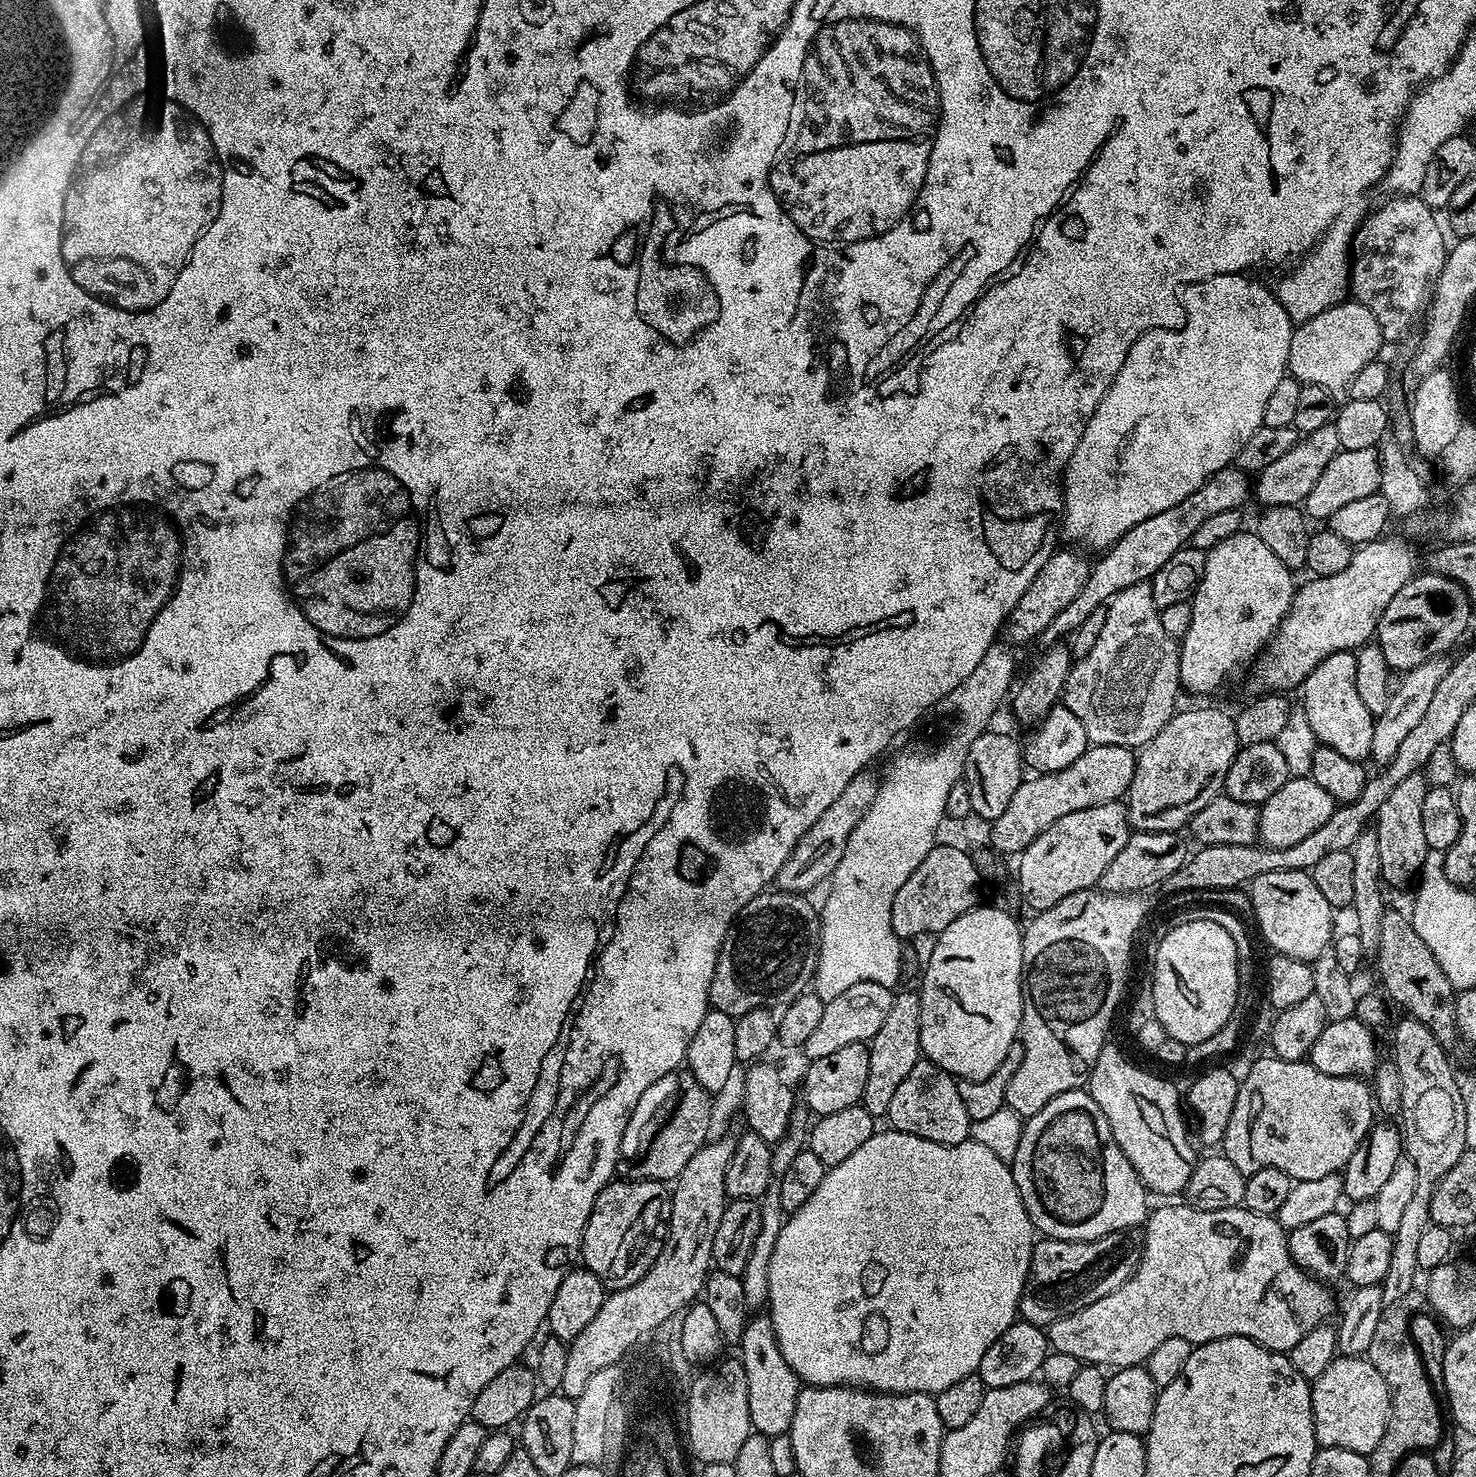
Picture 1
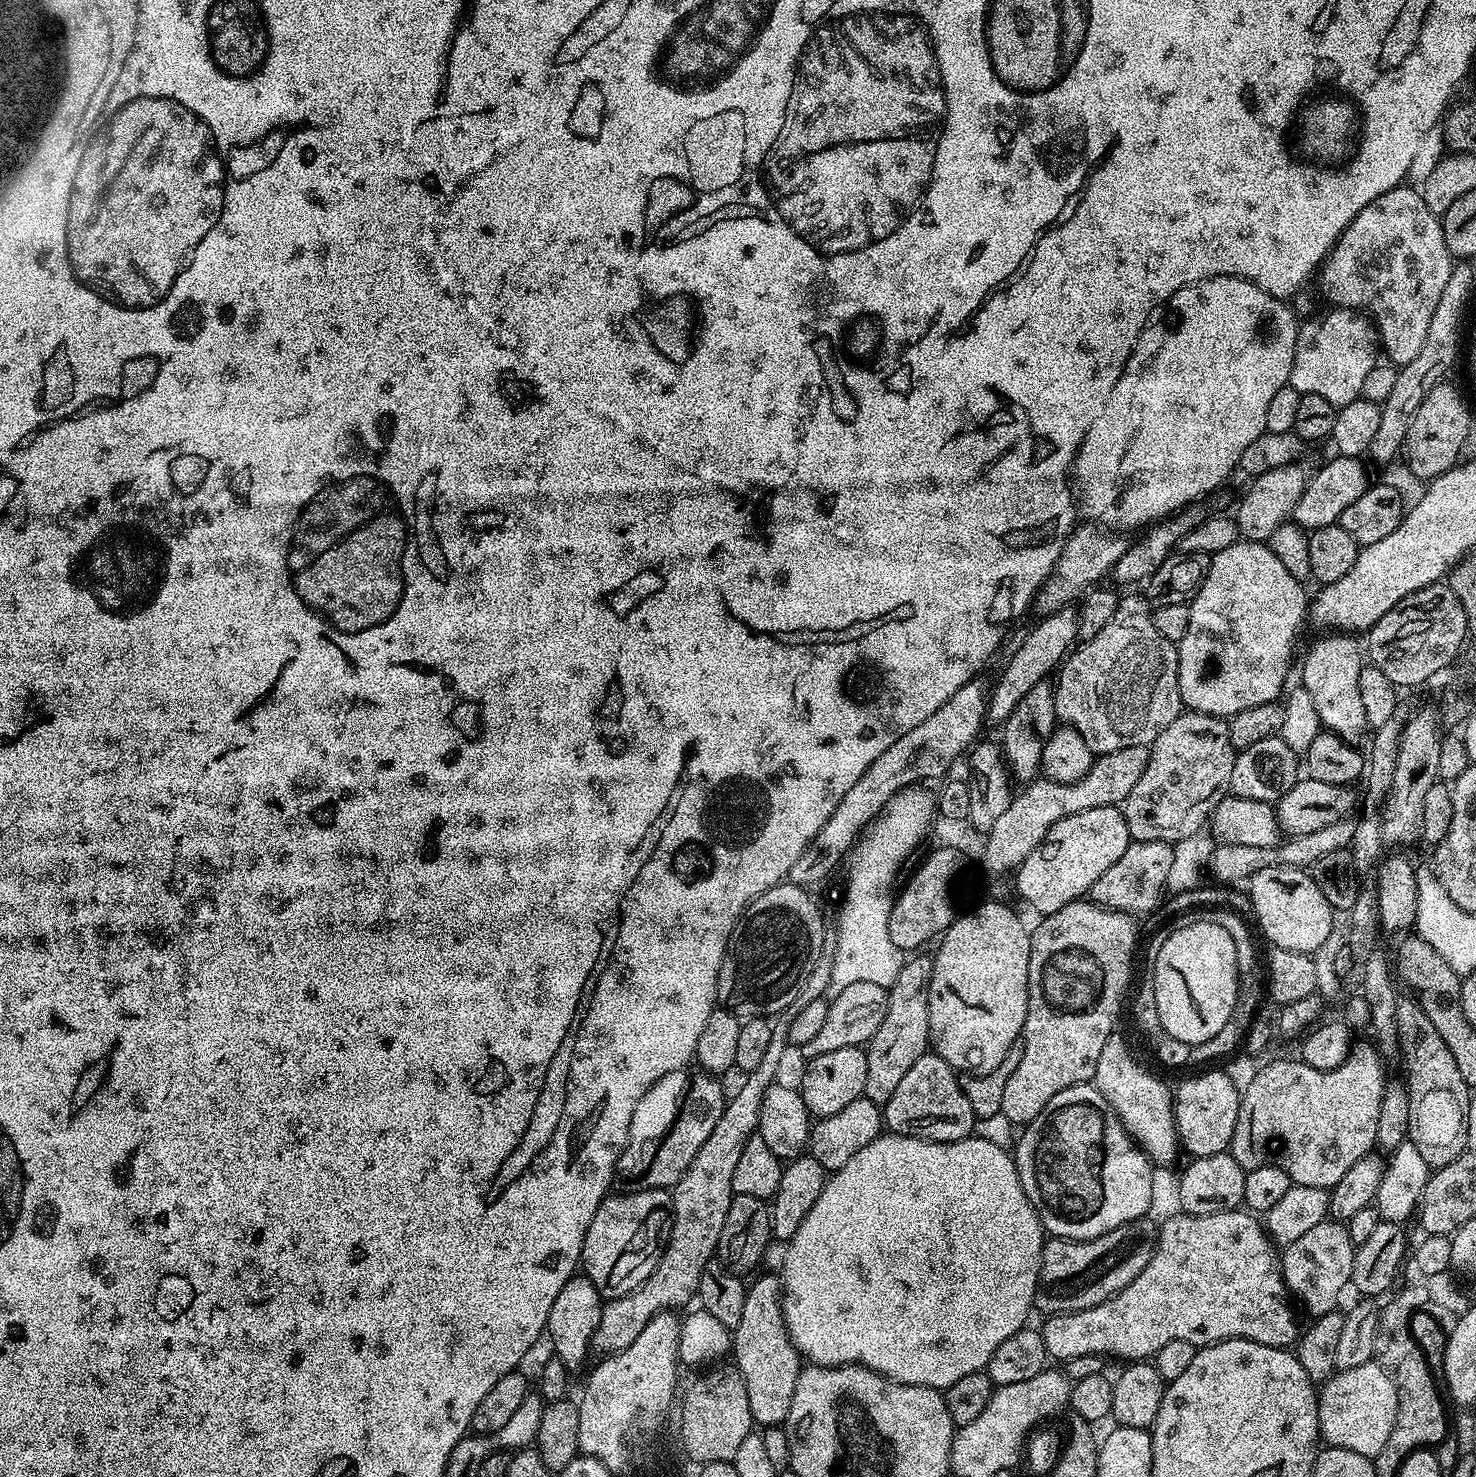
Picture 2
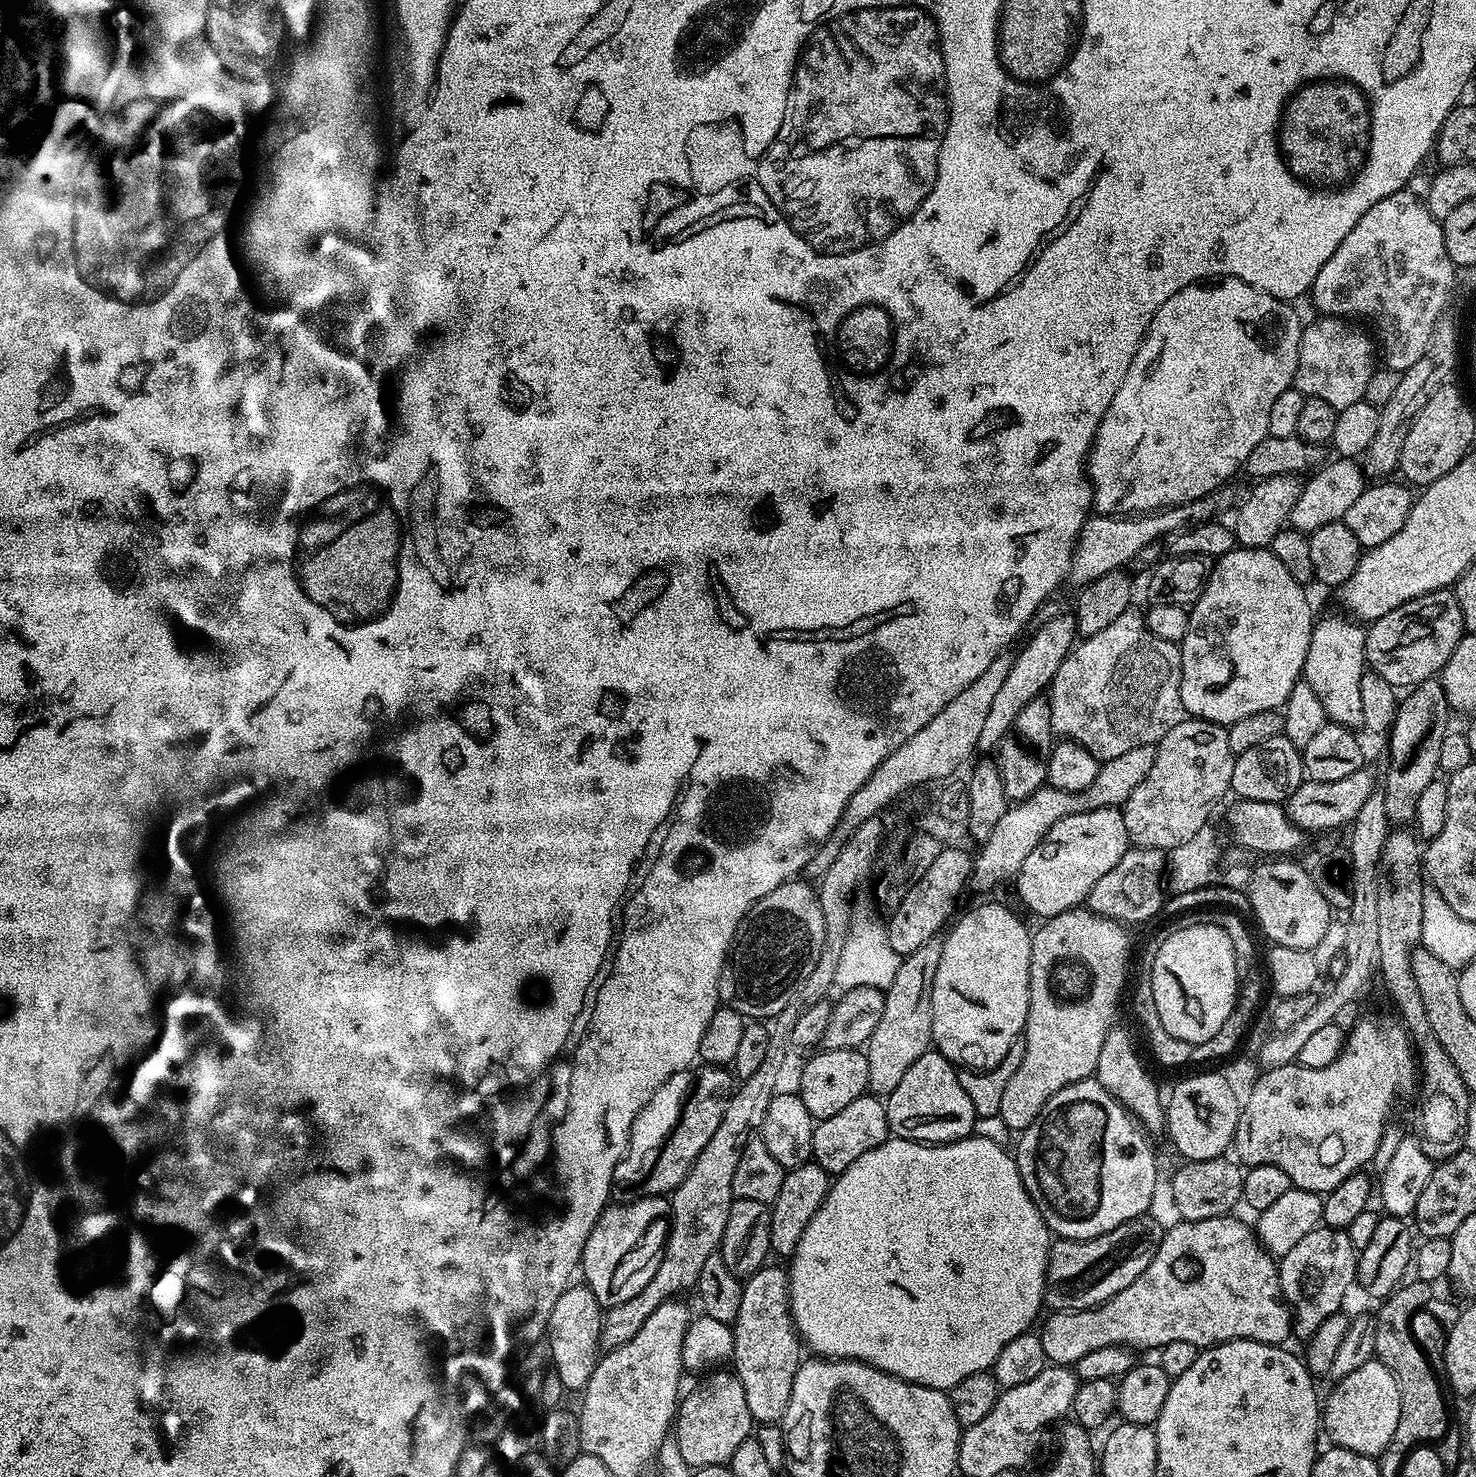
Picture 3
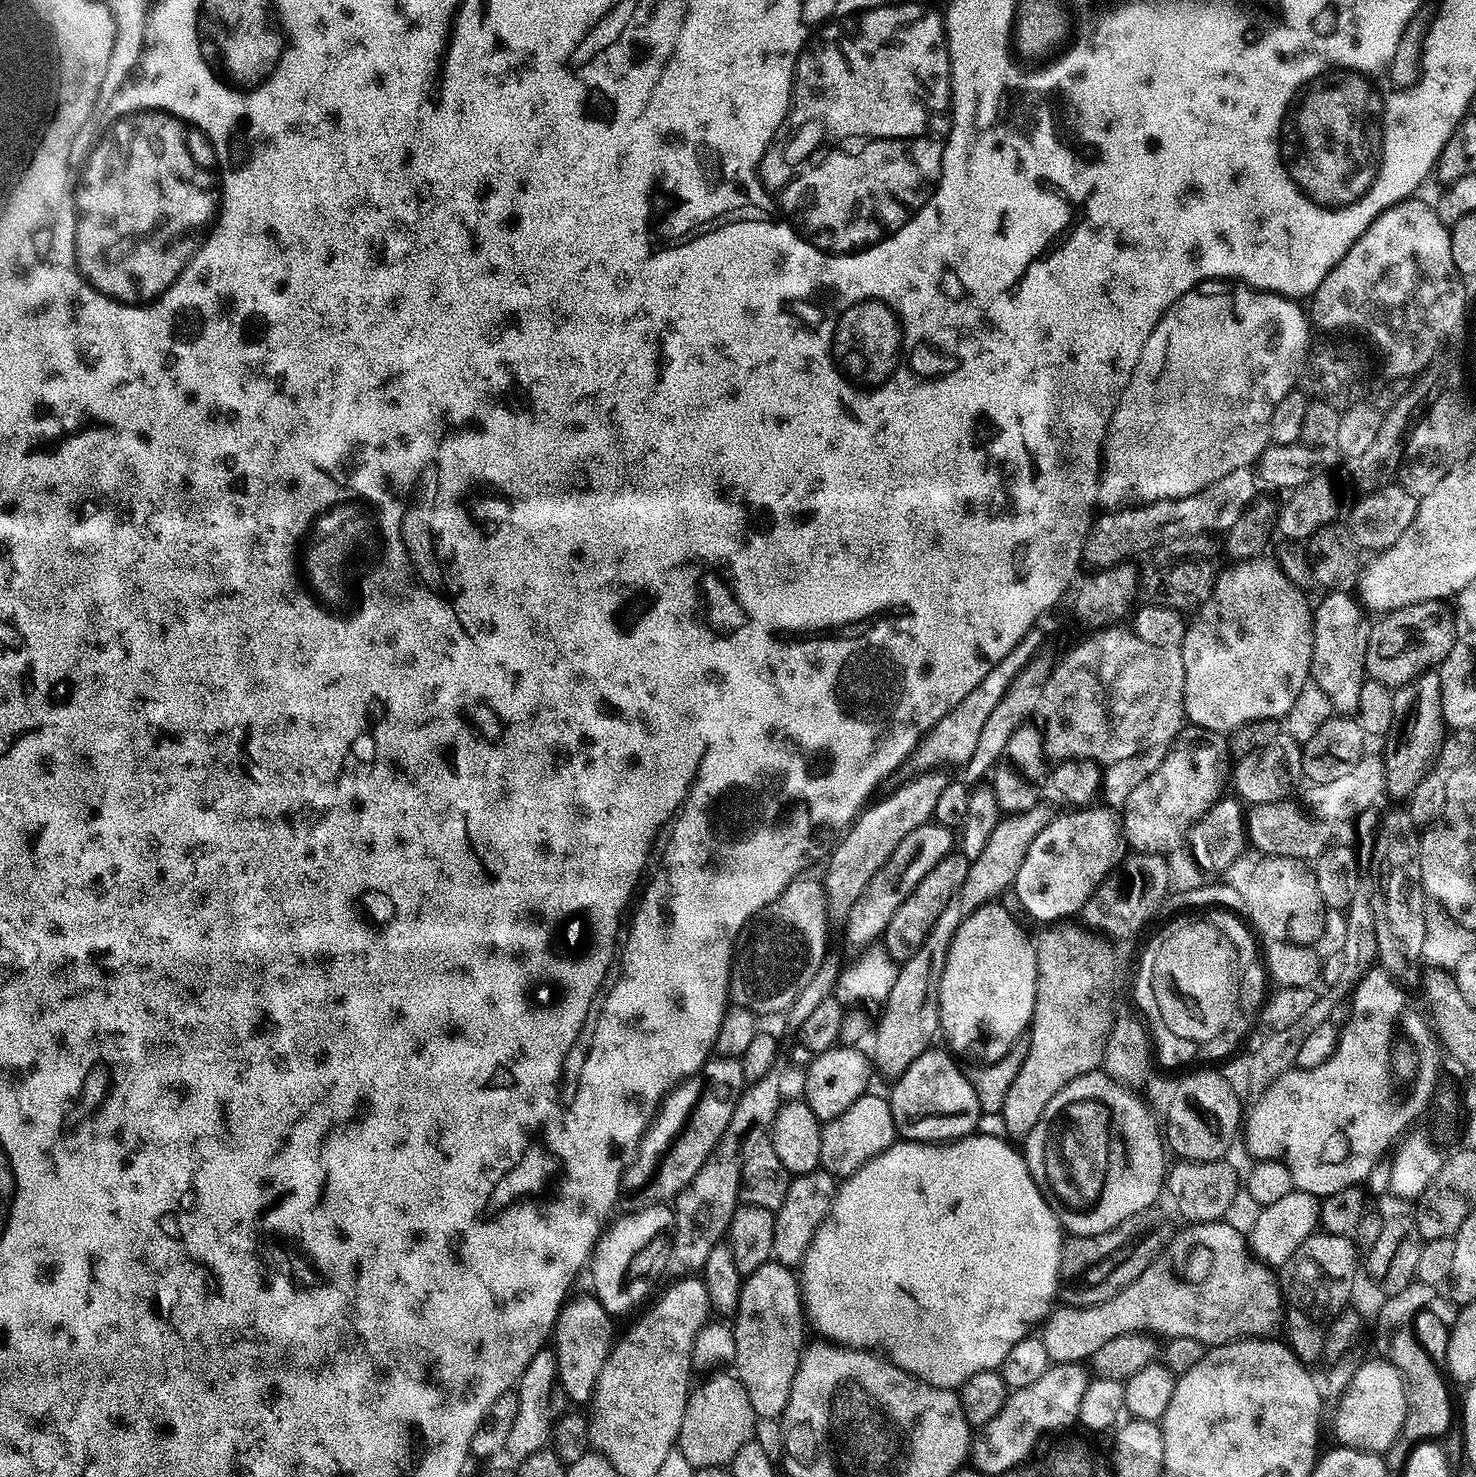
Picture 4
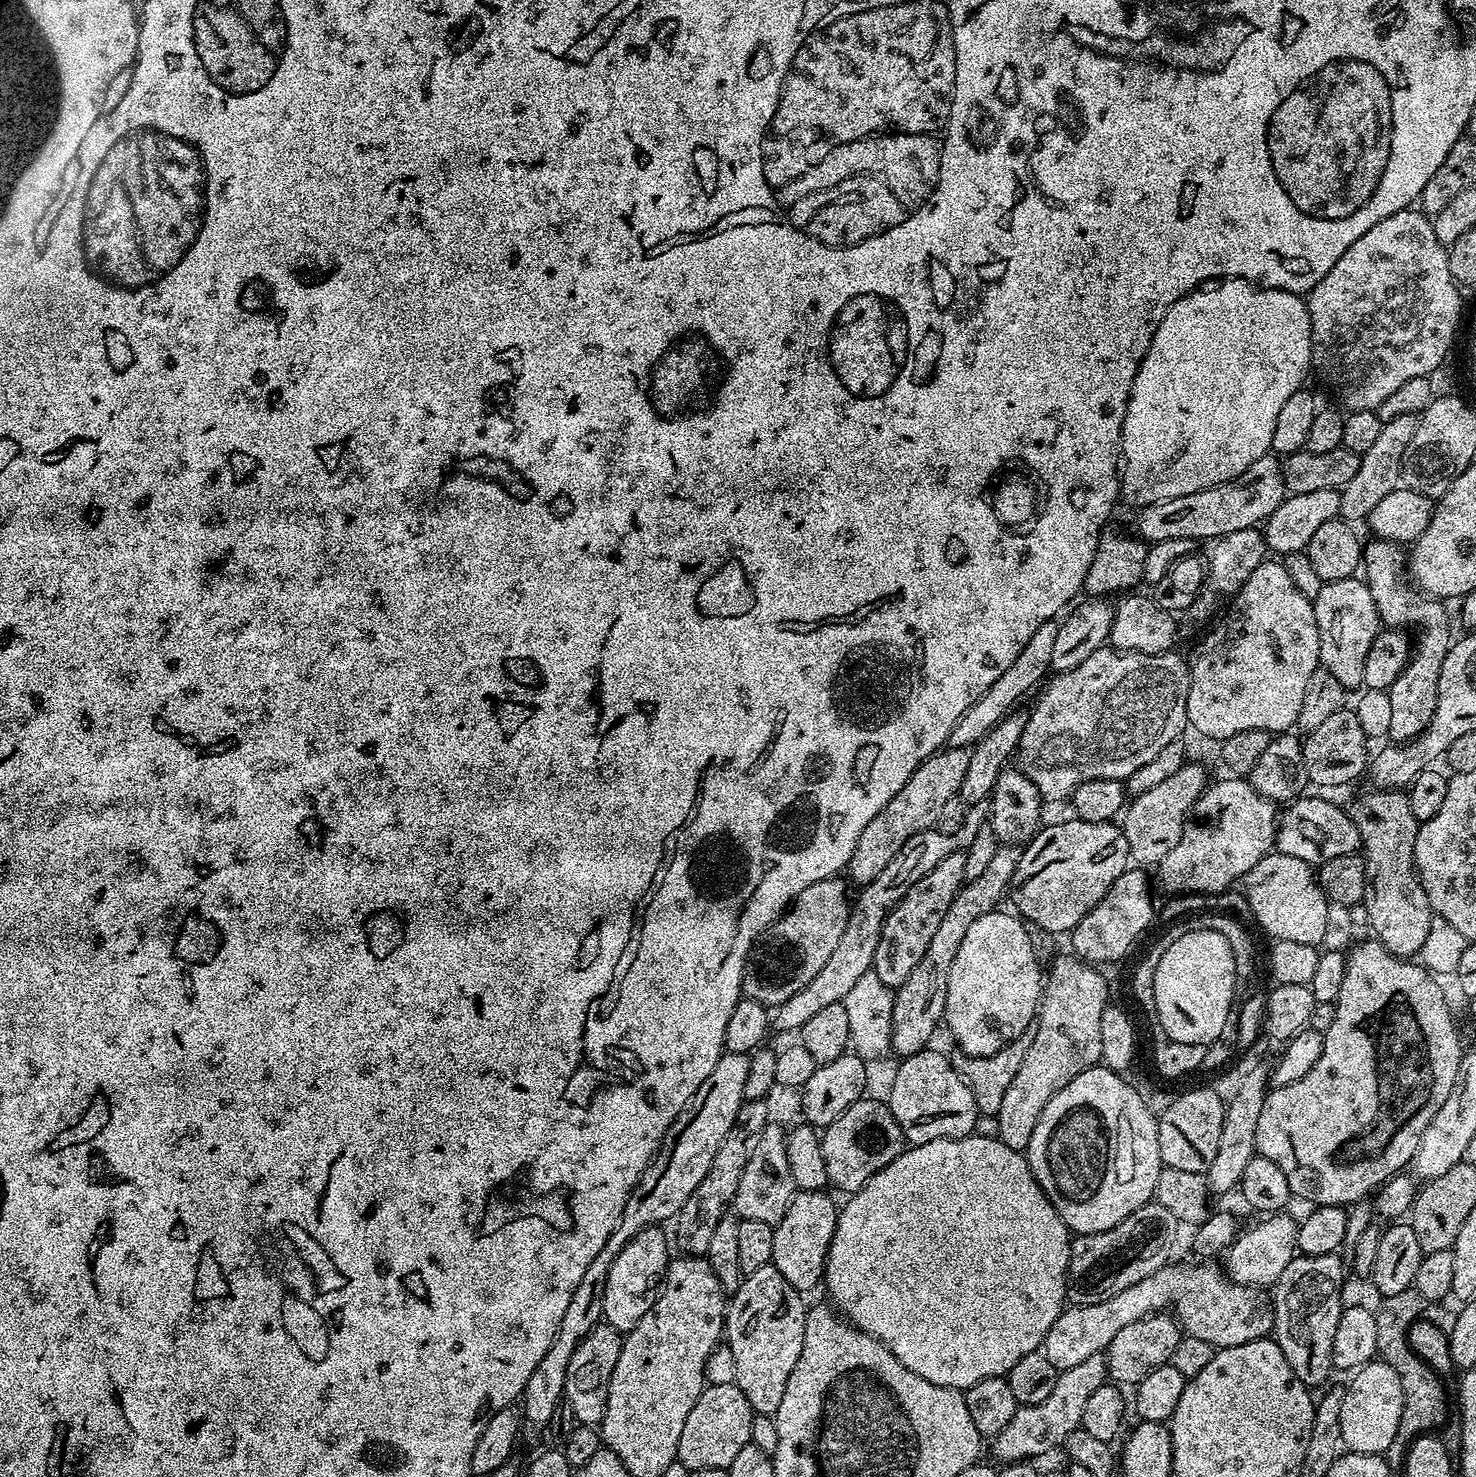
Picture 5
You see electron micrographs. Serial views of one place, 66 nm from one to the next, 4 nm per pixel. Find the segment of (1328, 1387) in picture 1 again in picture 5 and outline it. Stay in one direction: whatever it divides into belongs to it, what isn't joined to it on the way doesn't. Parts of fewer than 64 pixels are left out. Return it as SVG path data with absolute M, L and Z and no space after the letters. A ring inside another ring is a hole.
M1379 1358L1371 1364L1357 1368L1349 1380L1352 1381L1348 1388L1343 1389L1344 1401L1340 1415L1344 1447L1349 1452L1381 1455L1390 1446L1390 1442L1394 1442L1394 1434L1398 1434L1398 1422L1402 1422L1402 1382L1398 1382L1394 1366Z

